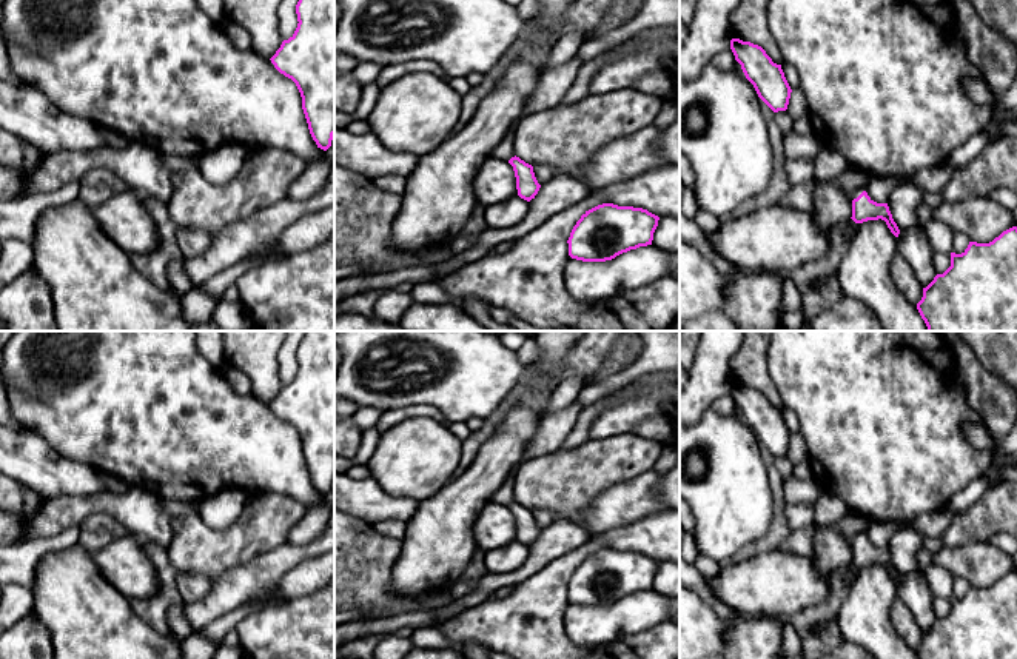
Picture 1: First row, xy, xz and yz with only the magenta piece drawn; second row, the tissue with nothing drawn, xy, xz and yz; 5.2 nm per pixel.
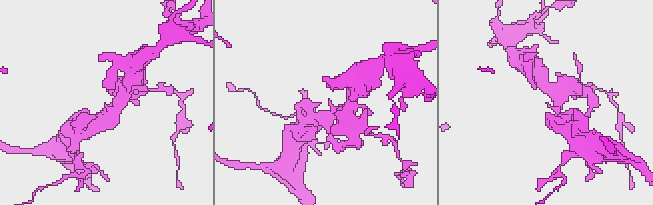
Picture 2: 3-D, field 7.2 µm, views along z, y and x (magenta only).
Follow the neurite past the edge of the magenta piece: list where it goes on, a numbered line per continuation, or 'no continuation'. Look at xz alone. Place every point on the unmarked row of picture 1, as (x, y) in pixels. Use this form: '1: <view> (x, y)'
no continuation

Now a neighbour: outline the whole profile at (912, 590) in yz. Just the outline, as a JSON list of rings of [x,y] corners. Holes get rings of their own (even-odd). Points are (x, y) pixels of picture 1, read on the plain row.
[[[906,525],[892,536],[888,551],[900,574],[897,597],[911,610],[920,630],[926,633],[937,617],[932,610],[934,596],[928,590],[925,571],[917,564],[921,547],[921,533]]]

